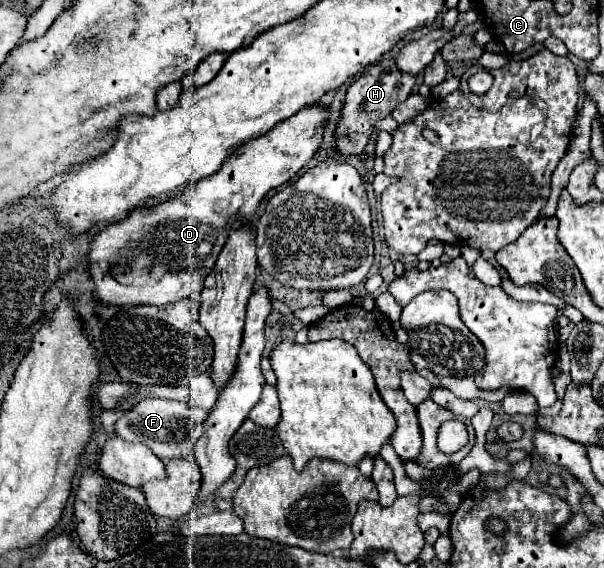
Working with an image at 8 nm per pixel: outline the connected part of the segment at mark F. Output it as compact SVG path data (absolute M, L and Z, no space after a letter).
M146 398L134 404L120 422L116 422L116 434L128 442L146 444L162 462L170 462L174 458L194 460L194 446L202 436L204 422L210 410L202 410L196 406L188 406L184 402L164 400L164 398Z

